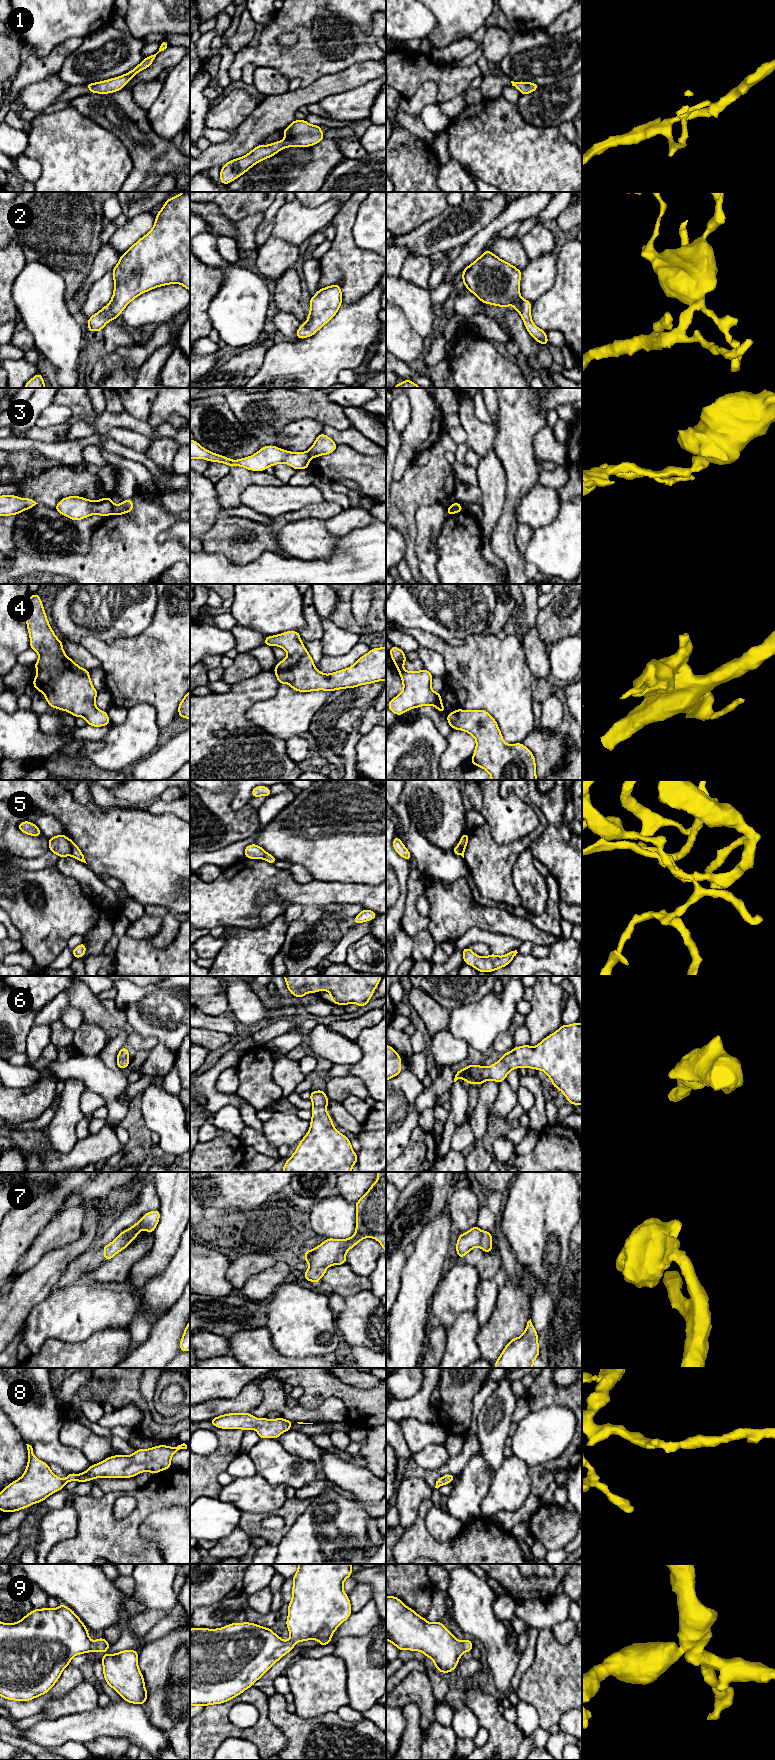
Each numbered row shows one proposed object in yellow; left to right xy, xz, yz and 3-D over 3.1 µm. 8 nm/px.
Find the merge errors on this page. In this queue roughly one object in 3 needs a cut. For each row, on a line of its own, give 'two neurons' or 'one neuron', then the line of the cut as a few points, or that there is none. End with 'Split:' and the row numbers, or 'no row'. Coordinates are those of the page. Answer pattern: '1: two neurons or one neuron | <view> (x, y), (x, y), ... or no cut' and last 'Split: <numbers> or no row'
1: one neuron | no cut
2: one neuron | no cut
3: two neurons | xy (115, 505), (112, 513)
4: one neuron | no cut
5: two neurons | xy (67, 839), (71, 854)
6: one neuron | no cut
7: one neuron | no cut
8: one neuron | no cut
9: one neuron | no cut
Split: 3, 5

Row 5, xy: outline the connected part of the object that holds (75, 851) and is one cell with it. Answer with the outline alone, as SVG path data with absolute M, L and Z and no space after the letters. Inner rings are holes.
M68 839L68 840L69 840L70 846L71 846L71 856L81 862L86 863L86 861L84 859L84 855L82 854L79 847L75 844L75 842L73 840L71 840L71 839Z

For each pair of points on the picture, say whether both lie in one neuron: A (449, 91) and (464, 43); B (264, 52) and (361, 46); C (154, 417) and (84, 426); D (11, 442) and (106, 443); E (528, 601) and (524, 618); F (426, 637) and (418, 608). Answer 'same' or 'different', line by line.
A: different
B: same
C: different
D: same
E: same
F: different

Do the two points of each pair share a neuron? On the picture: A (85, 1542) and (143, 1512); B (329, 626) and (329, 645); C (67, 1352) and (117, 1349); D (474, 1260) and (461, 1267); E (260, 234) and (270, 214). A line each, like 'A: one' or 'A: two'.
A: one
B: one
C: one
D: two
E: one

